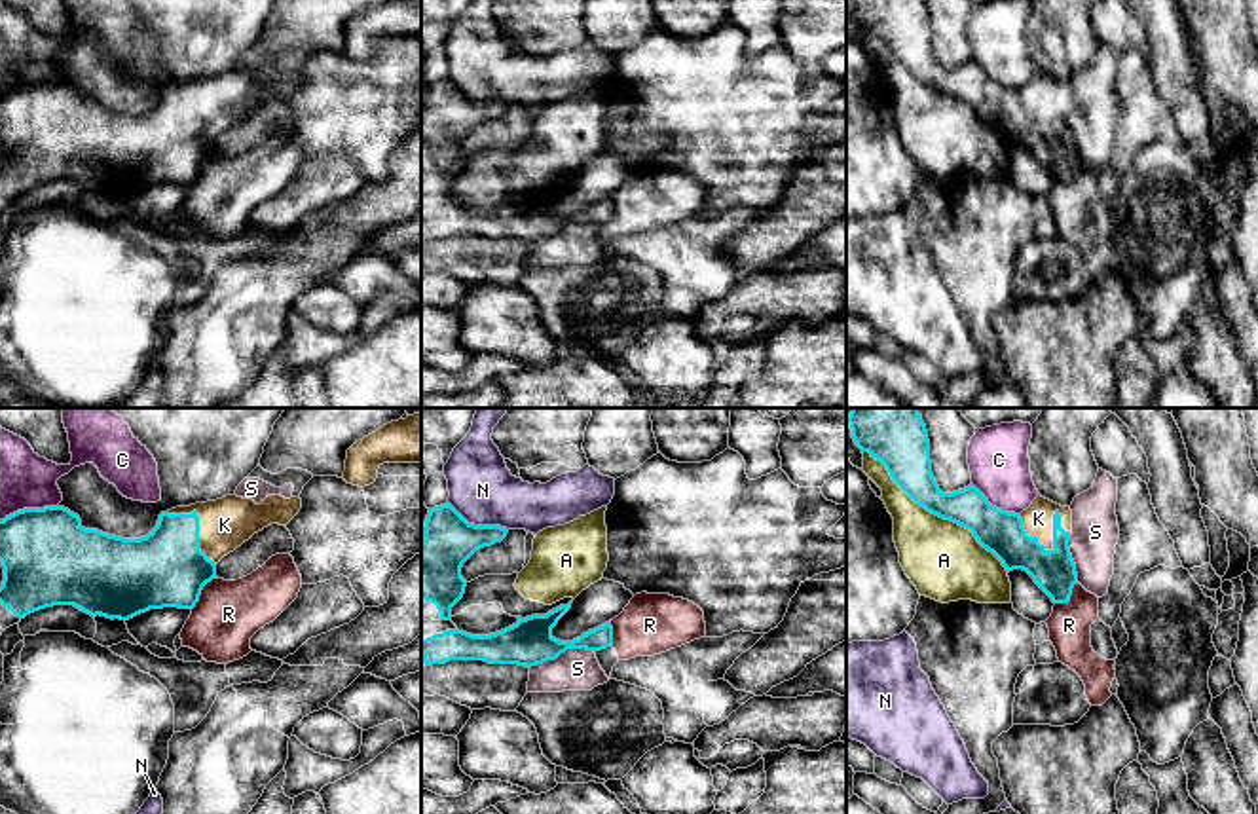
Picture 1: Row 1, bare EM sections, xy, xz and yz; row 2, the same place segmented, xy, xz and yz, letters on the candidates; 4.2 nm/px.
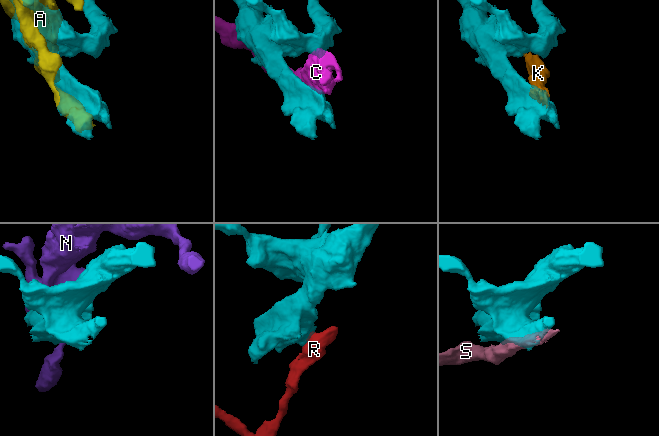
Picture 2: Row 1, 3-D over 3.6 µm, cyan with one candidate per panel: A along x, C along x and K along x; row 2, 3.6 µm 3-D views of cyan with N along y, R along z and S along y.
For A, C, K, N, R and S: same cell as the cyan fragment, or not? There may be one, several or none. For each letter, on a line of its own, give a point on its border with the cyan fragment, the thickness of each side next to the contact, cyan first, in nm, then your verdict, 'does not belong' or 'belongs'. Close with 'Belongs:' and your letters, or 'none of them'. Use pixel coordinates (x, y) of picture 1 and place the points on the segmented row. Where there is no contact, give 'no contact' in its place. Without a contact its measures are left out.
A: meets cyan in yz at (936, 515); 180 nm thick on the cyan side, 320 nm on the other; does not belong
C: meets cyan in xy at (27, 509); 400 nm thick on the cyan side, 240 nm on the other; does not belong
K: meets cyan in yz at (1054, 539); 190 nm thick on the cyan side, 130 nm on the other; belongs
N: meets cyan in xz at (479, 526); 220 nm thick on the cyan side, 280 nm on the other; does not belong
R: meets cyan in xy at (200, 592); 320 nm thick on the cyan side, 280 nm on the other; does not belong
S: meets cyan in xz at (562, 651); 200 nm thick on the cyan side, 180 nm on the other; does not belong
Belongs: K

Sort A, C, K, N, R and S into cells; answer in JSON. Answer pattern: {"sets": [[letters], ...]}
{"sets": [["A", "R"], ["C"], ["K"], ["N"], ["S"]]}

